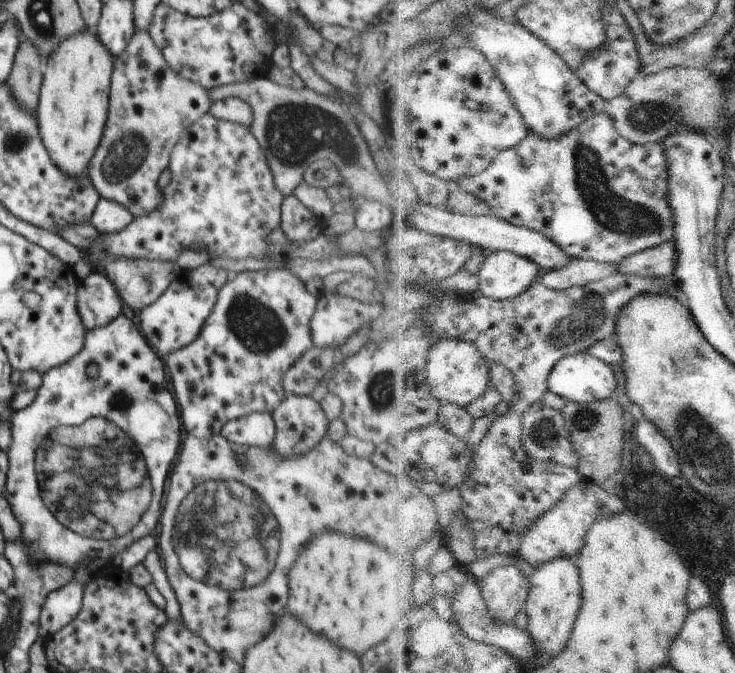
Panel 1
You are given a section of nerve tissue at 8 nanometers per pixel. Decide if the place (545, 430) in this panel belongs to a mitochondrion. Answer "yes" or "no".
yes

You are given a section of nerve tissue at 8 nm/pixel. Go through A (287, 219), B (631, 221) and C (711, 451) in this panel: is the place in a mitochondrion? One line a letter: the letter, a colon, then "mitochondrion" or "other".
A: other
B: mitochondrion
C: mitochondrion

